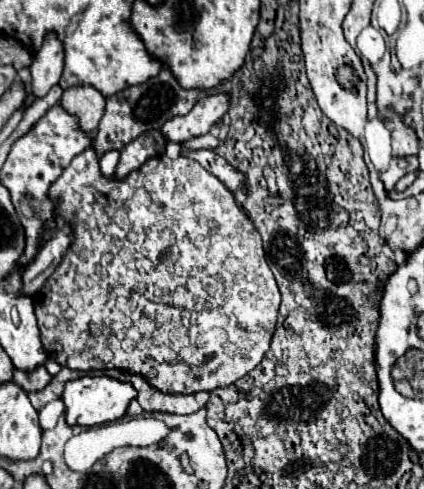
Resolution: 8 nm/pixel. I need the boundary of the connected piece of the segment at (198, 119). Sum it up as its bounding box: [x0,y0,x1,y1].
[162,92,230,144]

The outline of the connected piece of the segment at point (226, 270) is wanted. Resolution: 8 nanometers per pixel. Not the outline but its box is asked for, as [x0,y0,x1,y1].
[34,146,282,396]

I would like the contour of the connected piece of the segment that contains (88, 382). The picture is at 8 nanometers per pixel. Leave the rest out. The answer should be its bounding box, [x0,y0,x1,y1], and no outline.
[62,376,136,426]

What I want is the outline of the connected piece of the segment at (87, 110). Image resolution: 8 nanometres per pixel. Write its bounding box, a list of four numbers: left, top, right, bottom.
[60,86,106,134]

